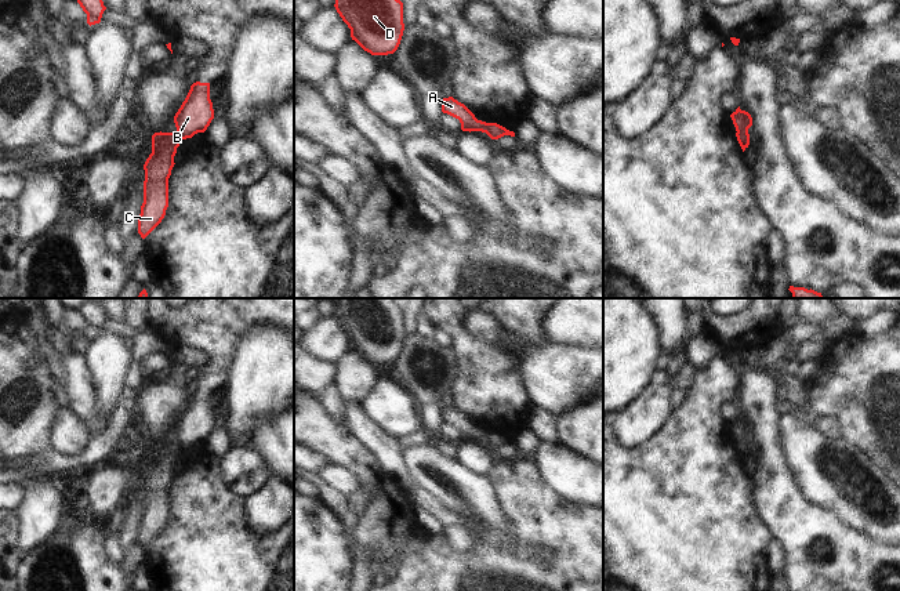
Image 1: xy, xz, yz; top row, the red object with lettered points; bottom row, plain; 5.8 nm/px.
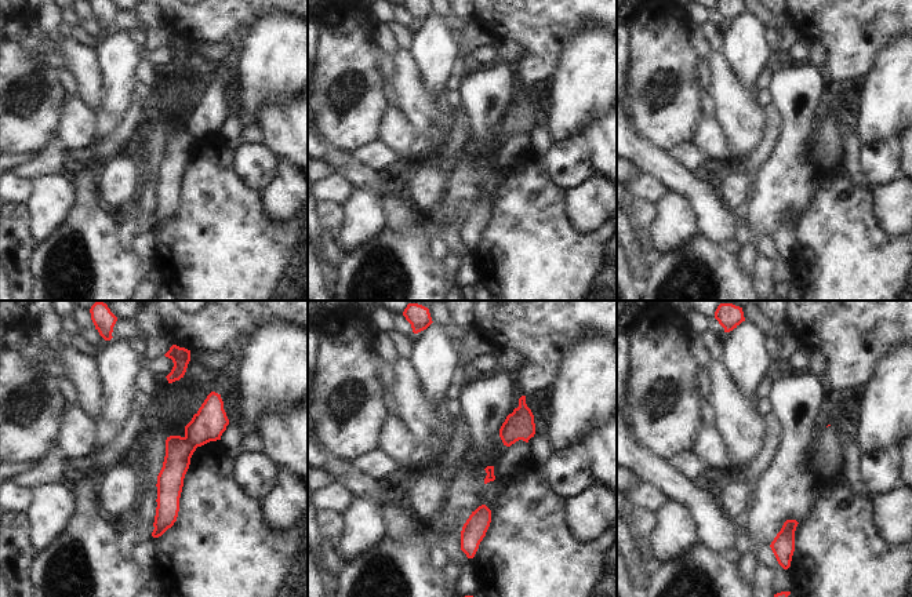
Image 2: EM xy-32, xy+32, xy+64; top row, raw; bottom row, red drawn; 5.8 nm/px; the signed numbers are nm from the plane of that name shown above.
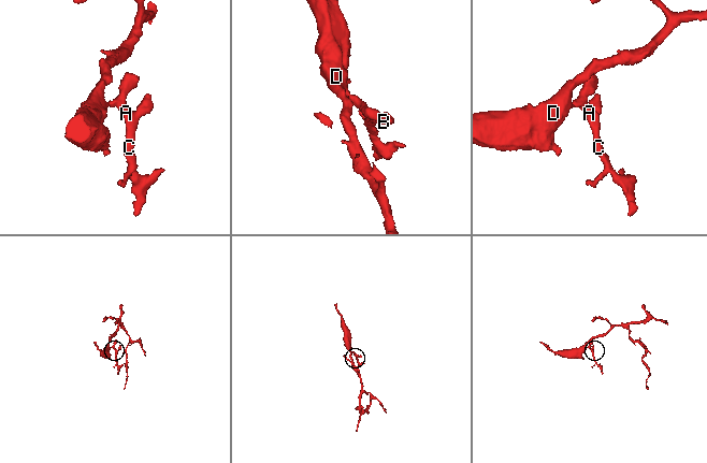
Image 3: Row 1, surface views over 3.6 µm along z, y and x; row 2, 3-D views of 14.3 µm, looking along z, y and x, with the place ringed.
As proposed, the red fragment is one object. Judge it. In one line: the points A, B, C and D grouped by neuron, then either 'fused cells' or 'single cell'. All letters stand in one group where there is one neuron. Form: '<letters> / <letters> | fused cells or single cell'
A C D / B | fused cells

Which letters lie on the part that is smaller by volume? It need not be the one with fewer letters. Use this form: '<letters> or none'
B

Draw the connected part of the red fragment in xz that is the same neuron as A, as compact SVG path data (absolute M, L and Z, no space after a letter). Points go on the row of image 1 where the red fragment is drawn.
M453 97L442 99L442 112L458 119L462 131L486 133L487 123L478 120L464 104L458 102Z

